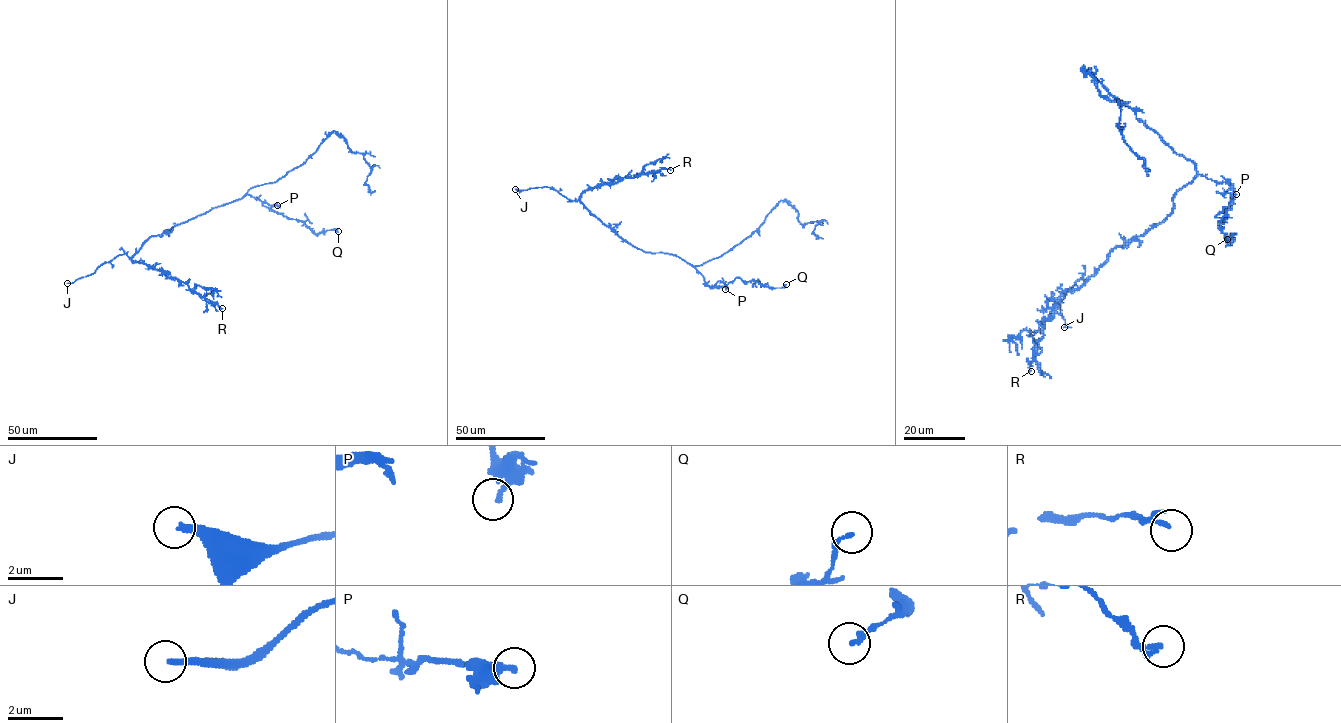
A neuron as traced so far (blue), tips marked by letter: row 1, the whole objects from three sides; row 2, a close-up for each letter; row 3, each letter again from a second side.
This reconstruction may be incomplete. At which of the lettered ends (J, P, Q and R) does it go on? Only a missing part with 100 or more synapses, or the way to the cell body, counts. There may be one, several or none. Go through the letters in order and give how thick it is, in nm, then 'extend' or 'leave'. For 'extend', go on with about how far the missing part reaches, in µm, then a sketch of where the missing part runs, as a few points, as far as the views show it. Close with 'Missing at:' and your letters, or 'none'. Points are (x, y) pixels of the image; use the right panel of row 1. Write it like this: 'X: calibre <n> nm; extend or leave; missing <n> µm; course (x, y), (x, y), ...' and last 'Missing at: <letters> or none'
J: calibre 260 nm; extend; missing 3 µm
P: calibre 240 nm; leave
Q: calibre 170 nm; leave
R: calibre 160 nm; leave
Missing at: J

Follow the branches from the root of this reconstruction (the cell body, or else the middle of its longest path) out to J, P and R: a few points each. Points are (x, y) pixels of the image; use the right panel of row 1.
J: (1180, 188), (1162, 222), (1115, 247), (1084, 283), (1083, 277), (1061, 296), (1064, 327)
P: (1180, 188), (1202, 175), (1217, 182), (1226, 182), (1230, 188), (1222, 194), (1236, 194)
R: (1180, 188), (1162, 222), (1115, 247), (1083, 284), (1061, 294), (1054, 314), (1043, 321), (1031, 371)

